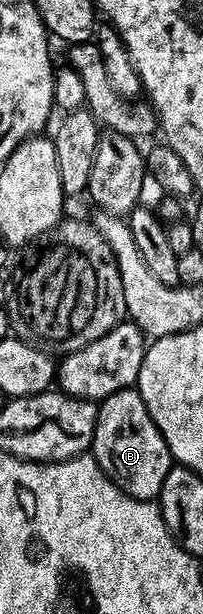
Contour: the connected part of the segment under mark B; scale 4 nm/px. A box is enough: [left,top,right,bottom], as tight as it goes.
[90,388,173,501]

